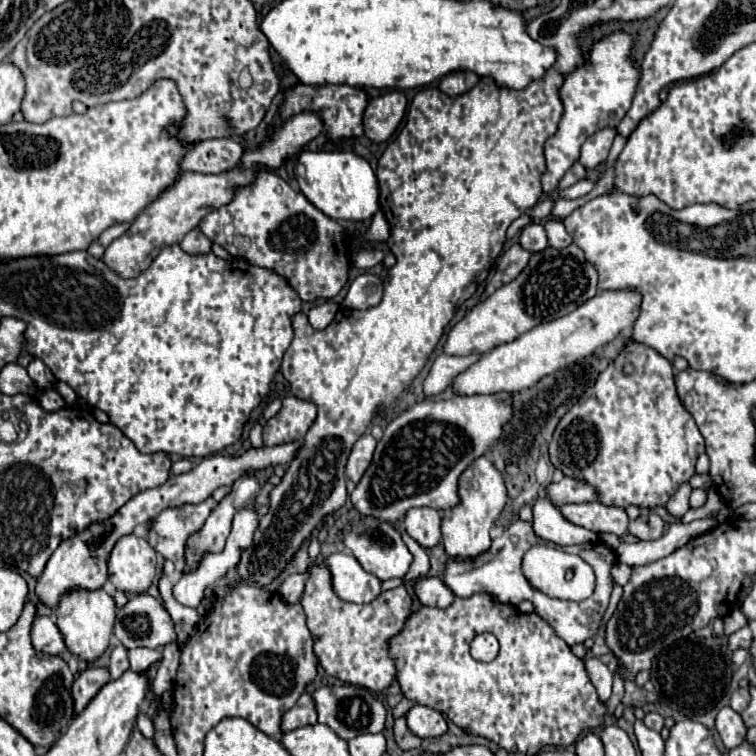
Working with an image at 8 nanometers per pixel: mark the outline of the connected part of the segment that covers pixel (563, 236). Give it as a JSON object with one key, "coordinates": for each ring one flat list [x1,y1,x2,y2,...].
{"coordinates":[[558,218,546,220,544,228,546,228,546,234,548,234,548,244,552,248,564,248,564,246,572,244,572,236,566,232,564,224]]}

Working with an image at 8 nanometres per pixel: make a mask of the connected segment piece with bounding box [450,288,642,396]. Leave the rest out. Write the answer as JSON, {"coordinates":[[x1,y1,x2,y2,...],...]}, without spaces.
{"coordinates":[[626,288,626,290,602,290,582,306,578,306,572,314,560,316,552,322,538,324,532,330,524,332,512,342,500,344,494,350,486,352,476,364,468,366,460,372,454,382,452,390,456,394,494,394,500,390,520,392,522,388,534,386,546,374,560,370,560,366,570,366,580,358,586,358,598,346,612,342,624,328,632,328,638,314,640,314,642,296,640,292]]}

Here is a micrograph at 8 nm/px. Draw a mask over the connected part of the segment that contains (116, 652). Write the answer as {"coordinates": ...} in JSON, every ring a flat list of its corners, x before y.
{"coordinates":[[116,646,112,650,112,656,110,656,110,678,112,680,118,680,120,674,124,674,124,670,128,670,130,664,128,664,128,656,126,656,126,648,124,646]]}

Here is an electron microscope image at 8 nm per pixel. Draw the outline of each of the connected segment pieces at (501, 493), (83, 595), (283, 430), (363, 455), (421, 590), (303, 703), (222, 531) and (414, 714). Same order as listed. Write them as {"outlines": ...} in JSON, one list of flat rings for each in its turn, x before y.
{"outlines":[[[482,456,464,474,460,476,460,504,446,510,442,518,442,544,448,558,454,560,470,560,486,552,492,544,490,528,498,520,504,504,506,504,506,486,502,474,494,468,494,464]],[[74,590,72,594,66,594,60,600,60,606,56,608,56,616,58,616,56,624,72,656,86,662,94,662,104,654,104,650,108,648,112,628,114,628,114,618,116,618,116,604,112,596,108,596,104,590,94,590,94,592]],[[296,396,284,398,280,412,264,426,264,446,278,446,302,440,308,432,308,426,312,426,314,418,316,406,312,402,304,402]],[[366,432,364,436,360,436,356,440,356,444,352,446,352,452,350,452,350,458,348,458,348,464,346,464,346,476,356,484,362,474,366,472,370,460,372,460,372,454,374,454,374,448,376,448,376,440,372,438,370,432]],[[420,578,414,586,418,600,424,606,438,606,438,608,448,608,454,602,454,592,442,582,442,578]],[[302,694,298,698,298,702,286,710,282,714,282,720,280,720,280,730,282,734,284,732,290,732,290,730,296,730,300,726,308,726,308,724,316,724,316,710,312,706,312,698,310,694]],[[230,492,212,510,200,534,196,534,198,550,220,550,220,546,224,546,224,538,228,536,234,512,236,510,232,506,232,492]],[[414,704,406,714,406,720,408,720,408,728,420,738,442,736,448,730,444,714,422,704]]]}

